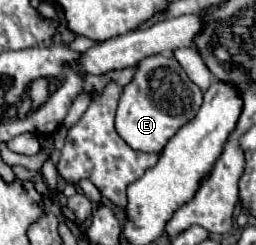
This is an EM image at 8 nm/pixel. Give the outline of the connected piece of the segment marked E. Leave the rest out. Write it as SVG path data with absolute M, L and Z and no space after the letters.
M151 55L139 61L135 79L123 89L115 129L131 149L159 155L167 141L195 117L201 103L203 91L187 77L175 57Z

